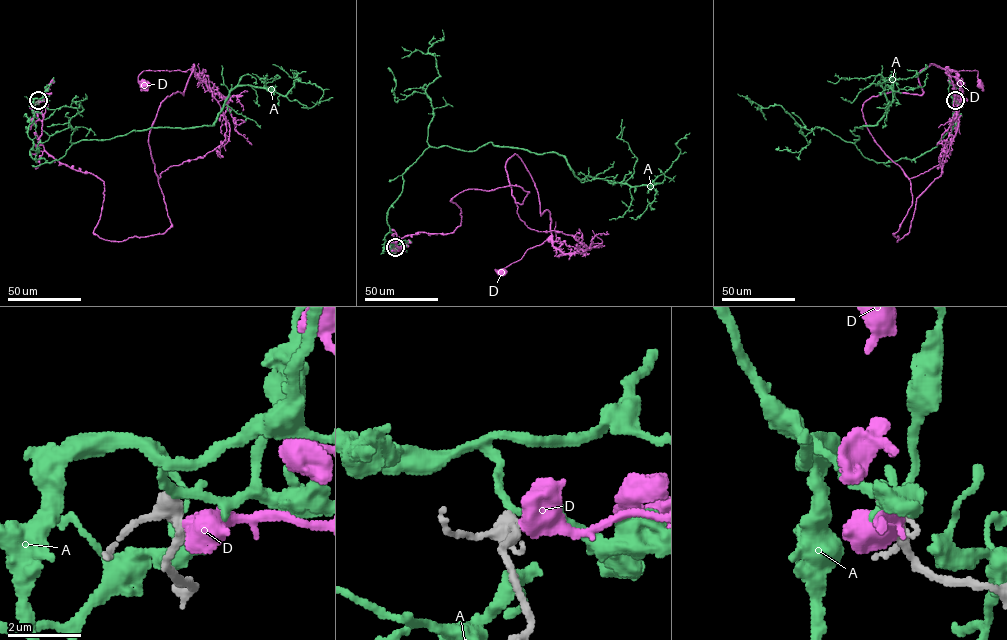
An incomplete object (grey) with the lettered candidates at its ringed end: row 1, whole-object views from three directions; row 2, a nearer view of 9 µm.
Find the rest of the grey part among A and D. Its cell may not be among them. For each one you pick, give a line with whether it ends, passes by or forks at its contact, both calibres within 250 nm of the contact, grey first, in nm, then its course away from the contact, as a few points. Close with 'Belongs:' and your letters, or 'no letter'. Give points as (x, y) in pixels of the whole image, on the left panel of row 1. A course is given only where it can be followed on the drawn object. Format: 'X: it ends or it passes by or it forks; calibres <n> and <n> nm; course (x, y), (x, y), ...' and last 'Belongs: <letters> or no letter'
Belongs: no letter

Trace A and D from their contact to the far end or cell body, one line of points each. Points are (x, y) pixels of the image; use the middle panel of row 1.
A: (396, 247), (387, 212), (430, 146), (557, 152), (581, 180), (651, 185), (690, 133)
D: (396, 248), (453, 232), (450, 200), (468, 189), (519, 186), (522, 203), (515, 153), (551, 235), (503, 271)

